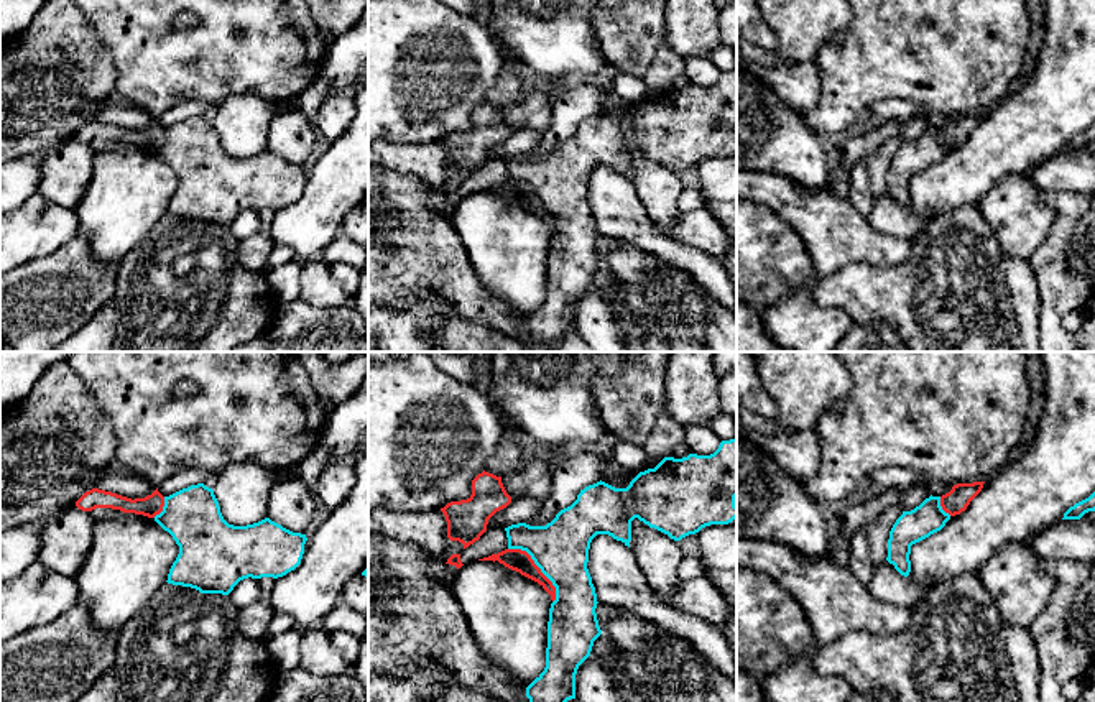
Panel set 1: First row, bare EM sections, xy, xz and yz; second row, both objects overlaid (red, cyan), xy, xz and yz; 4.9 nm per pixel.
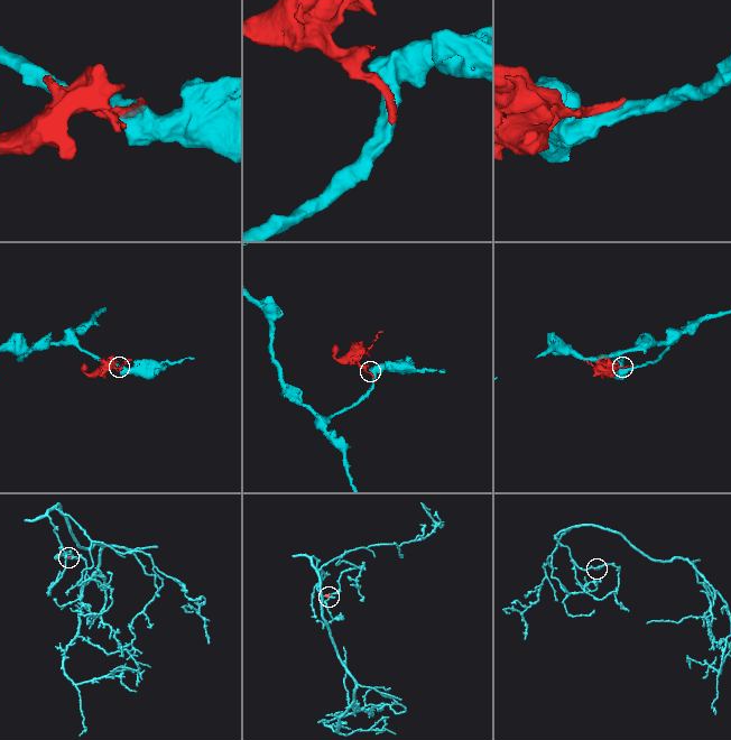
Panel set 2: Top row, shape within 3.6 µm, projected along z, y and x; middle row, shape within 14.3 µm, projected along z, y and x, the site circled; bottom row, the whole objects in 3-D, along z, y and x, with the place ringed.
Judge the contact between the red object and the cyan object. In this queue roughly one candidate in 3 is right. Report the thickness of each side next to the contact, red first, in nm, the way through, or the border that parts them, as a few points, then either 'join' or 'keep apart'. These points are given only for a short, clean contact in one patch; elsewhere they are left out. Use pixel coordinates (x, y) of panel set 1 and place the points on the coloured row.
calibres 110 and 280 nm; keep apart

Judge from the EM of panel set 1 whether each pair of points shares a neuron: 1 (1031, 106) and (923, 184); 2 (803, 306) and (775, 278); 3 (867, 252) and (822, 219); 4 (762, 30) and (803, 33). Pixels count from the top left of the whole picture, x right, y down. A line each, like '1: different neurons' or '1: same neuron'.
1: same neuron
2: different neurons
3: same neuron
4: different neurons

